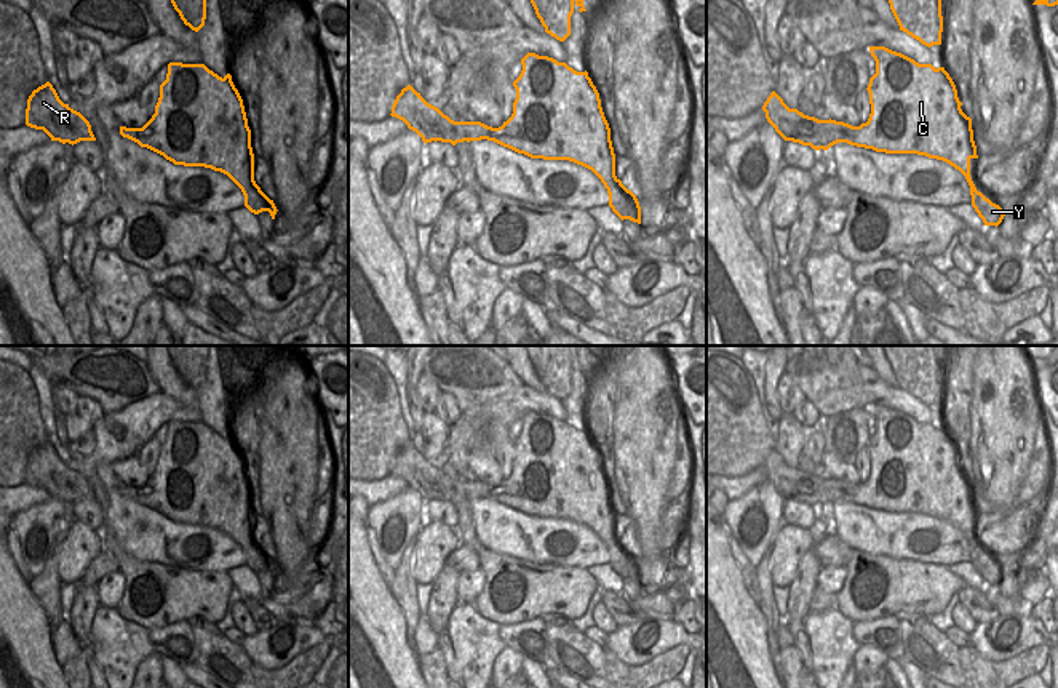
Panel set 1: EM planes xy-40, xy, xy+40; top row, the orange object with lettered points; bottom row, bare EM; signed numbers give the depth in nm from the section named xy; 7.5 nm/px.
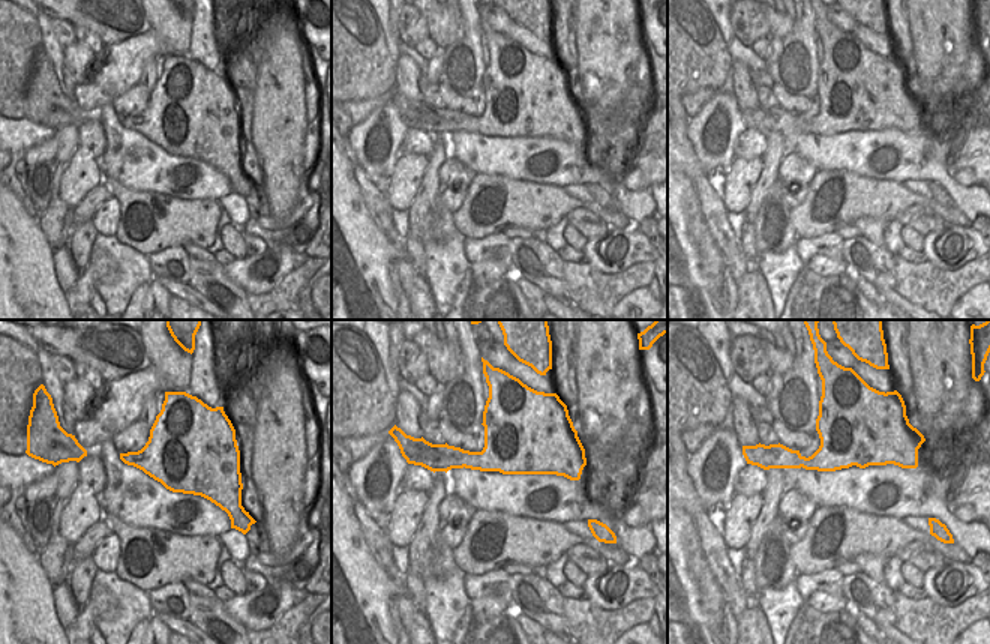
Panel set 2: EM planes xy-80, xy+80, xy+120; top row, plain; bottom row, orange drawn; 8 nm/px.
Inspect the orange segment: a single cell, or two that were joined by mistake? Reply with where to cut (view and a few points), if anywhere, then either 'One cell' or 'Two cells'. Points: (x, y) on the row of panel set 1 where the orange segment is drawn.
Split along xy+40 (857, 127), (846, 132), (844, 141). Two cells.

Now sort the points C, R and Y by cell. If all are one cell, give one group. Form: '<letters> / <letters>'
C Y / R

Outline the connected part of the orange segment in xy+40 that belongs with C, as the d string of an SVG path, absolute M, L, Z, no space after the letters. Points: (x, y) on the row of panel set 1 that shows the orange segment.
M869 46L869 51L876 61L876 74L866 88L871 114L866 123L845 131L845 142L876 152L917 154L949 163L965 176L970 186L972 206L984 226L997 227L1005 211L978 192L970 178L970 160L978 158L972 118L962 112L962 102L949 74L945 67L935 69L932 64L919 64L885 46Z

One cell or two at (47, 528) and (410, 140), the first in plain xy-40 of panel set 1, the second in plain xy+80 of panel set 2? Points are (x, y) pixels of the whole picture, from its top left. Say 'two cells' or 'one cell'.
two cells

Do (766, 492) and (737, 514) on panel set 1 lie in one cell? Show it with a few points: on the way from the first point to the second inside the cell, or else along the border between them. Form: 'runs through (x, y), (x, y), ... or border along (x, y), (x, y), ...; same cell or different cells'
runs through (759, 498), (743, 509); same cell

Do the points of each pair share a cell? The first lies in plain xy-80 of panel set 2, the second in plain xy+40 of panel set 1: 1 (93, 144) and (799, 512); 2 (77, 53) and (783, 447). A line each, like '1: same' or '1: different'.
1: same
2: same

